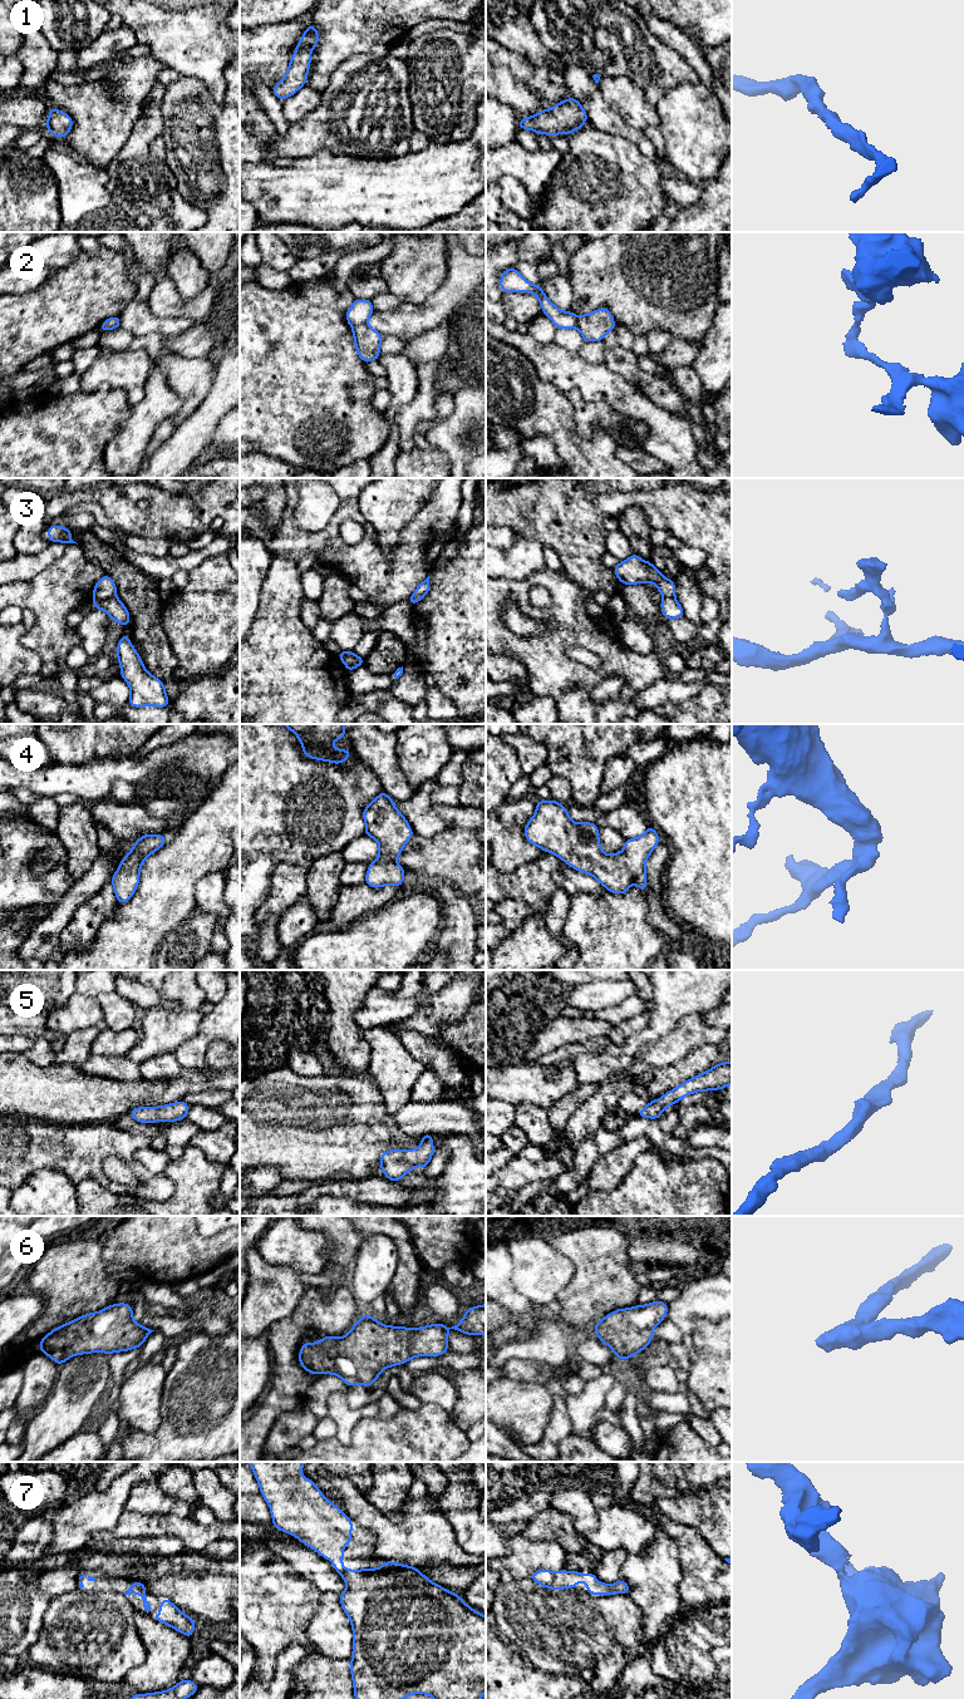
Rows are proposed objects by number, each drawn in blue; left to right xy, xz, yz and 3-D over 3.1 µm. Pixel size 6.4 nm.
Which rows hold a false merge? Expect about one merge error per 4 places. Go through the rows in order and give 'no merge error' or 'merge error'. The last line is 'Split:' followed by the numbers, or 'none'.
1: no merge error
2: merge error
3: merge error
4: no merge error
5: no merge error
6: no merge error
7: no merge error
Split: 2, 3

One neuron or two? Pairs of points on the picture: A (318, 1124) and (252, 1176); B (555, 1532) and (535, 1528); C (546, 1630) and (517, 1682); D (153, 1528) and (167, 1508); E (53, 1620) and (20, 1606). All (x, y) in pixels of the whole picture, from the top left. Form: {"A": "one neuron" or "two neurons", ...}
{"A": "two neurons", "B": "one neuron", "C": "two neurons", "D": "two neurons", "E": "two neurons"}

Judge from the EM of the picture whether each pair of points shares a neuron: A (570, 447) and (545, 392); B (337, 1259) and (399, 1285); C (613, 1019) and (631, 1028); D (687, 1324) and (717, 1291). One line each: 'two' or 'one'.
A: one
B: two
C: two
D: one

